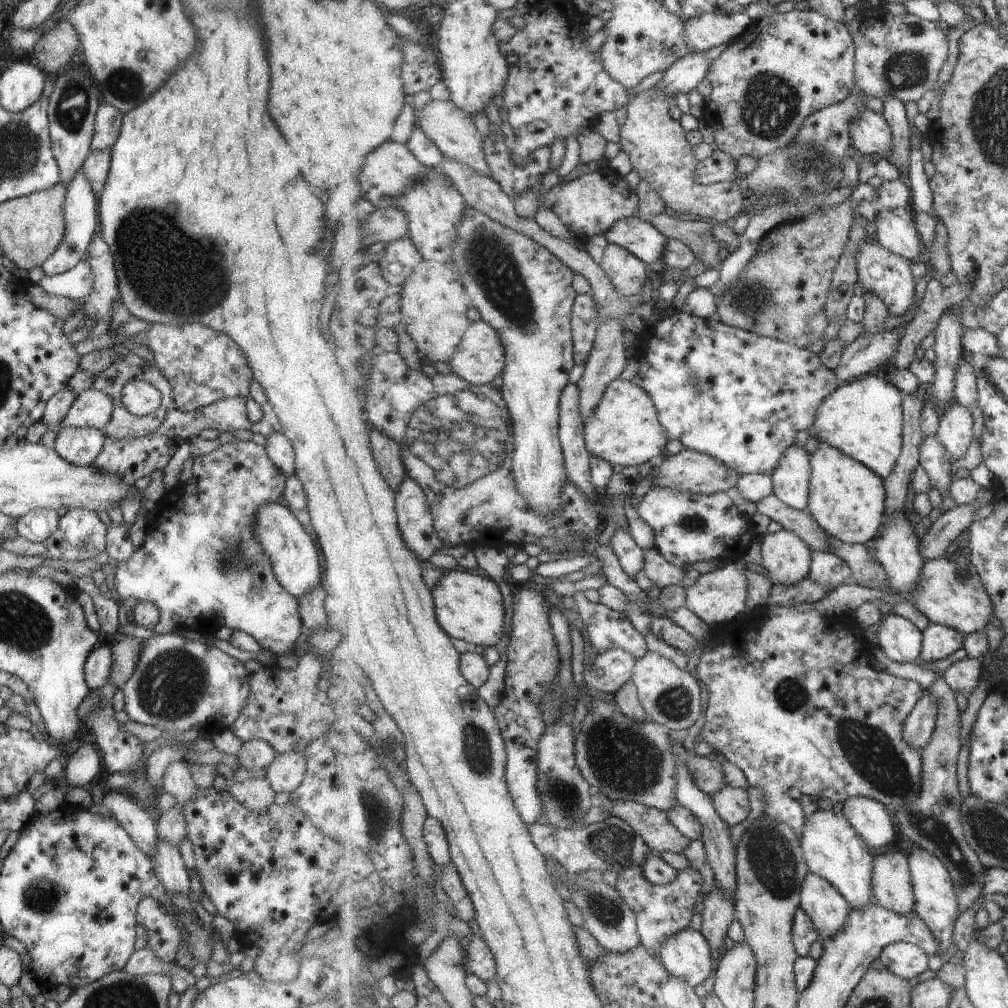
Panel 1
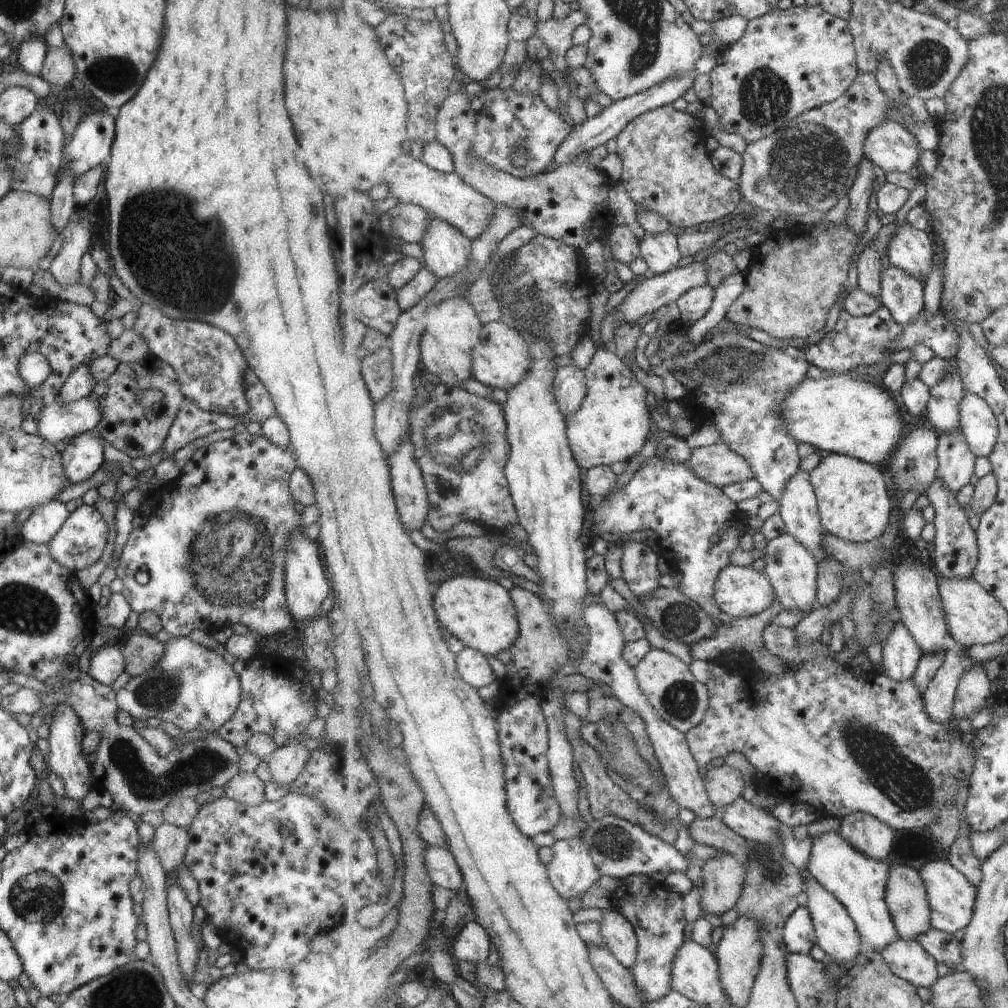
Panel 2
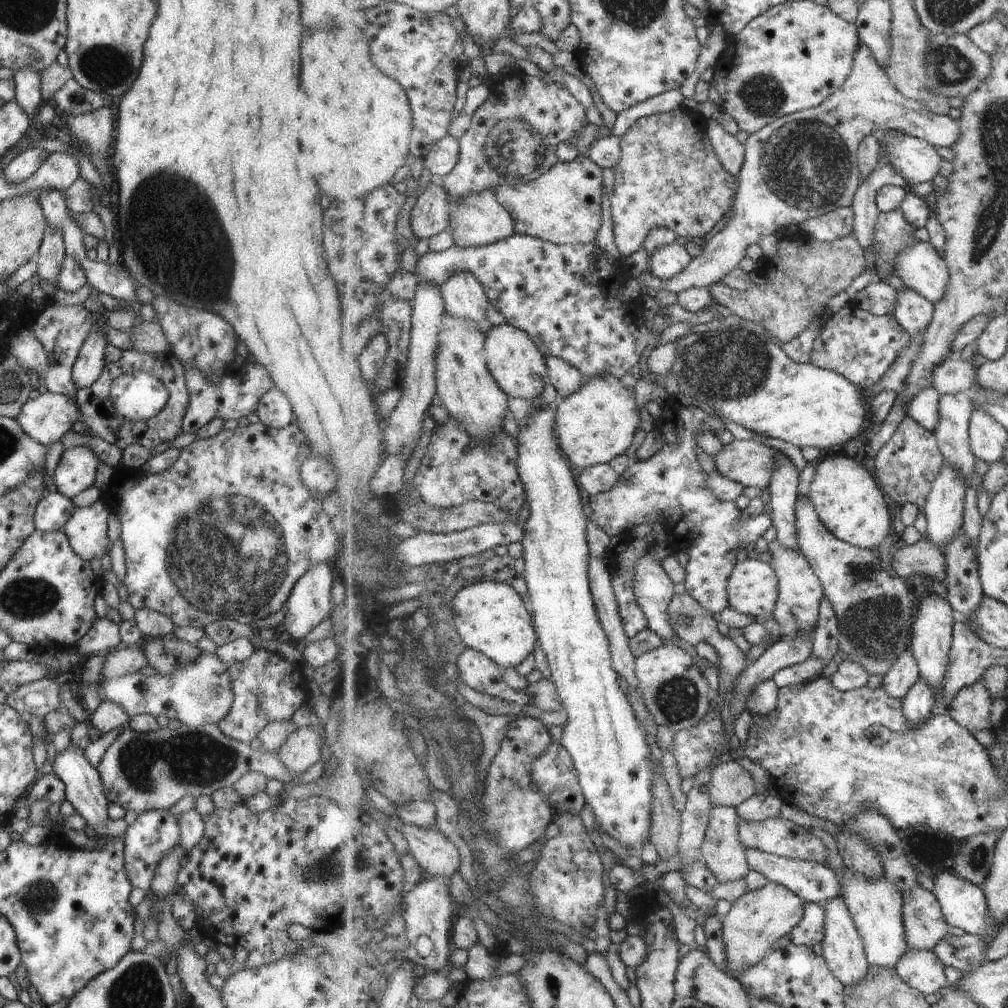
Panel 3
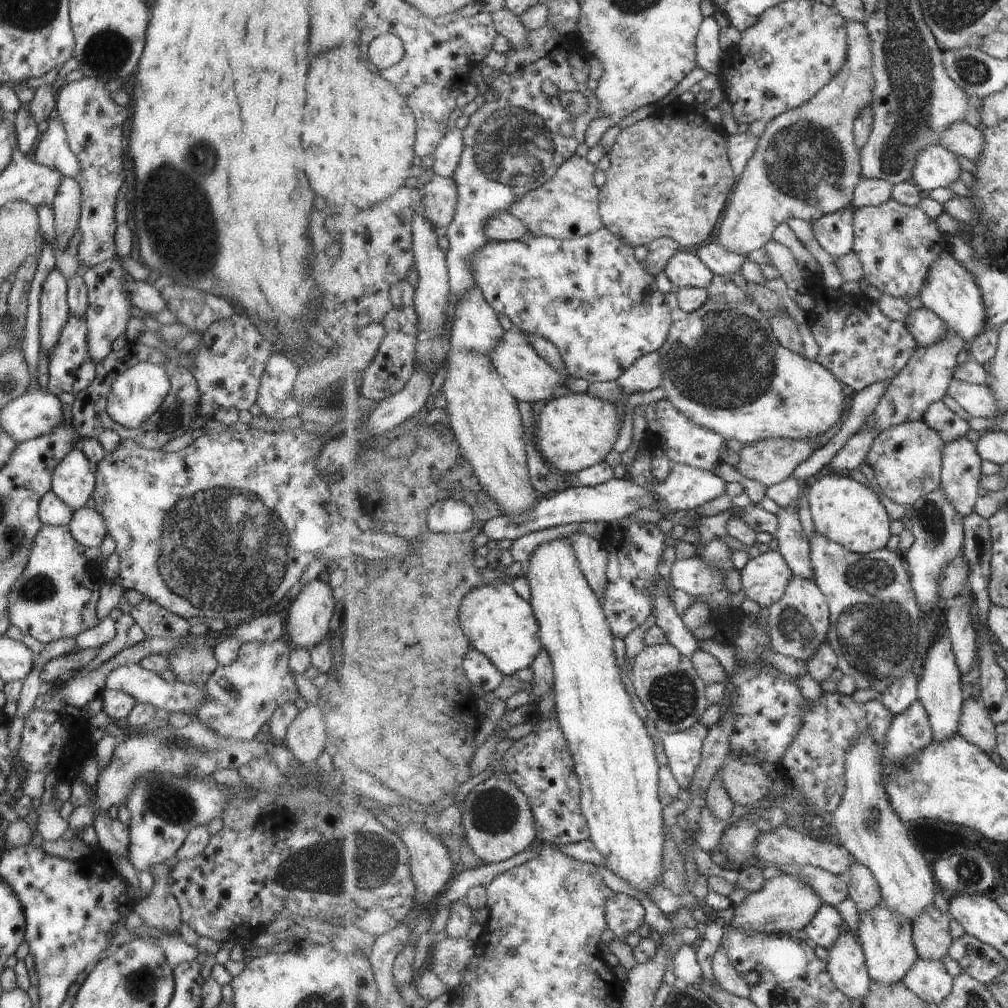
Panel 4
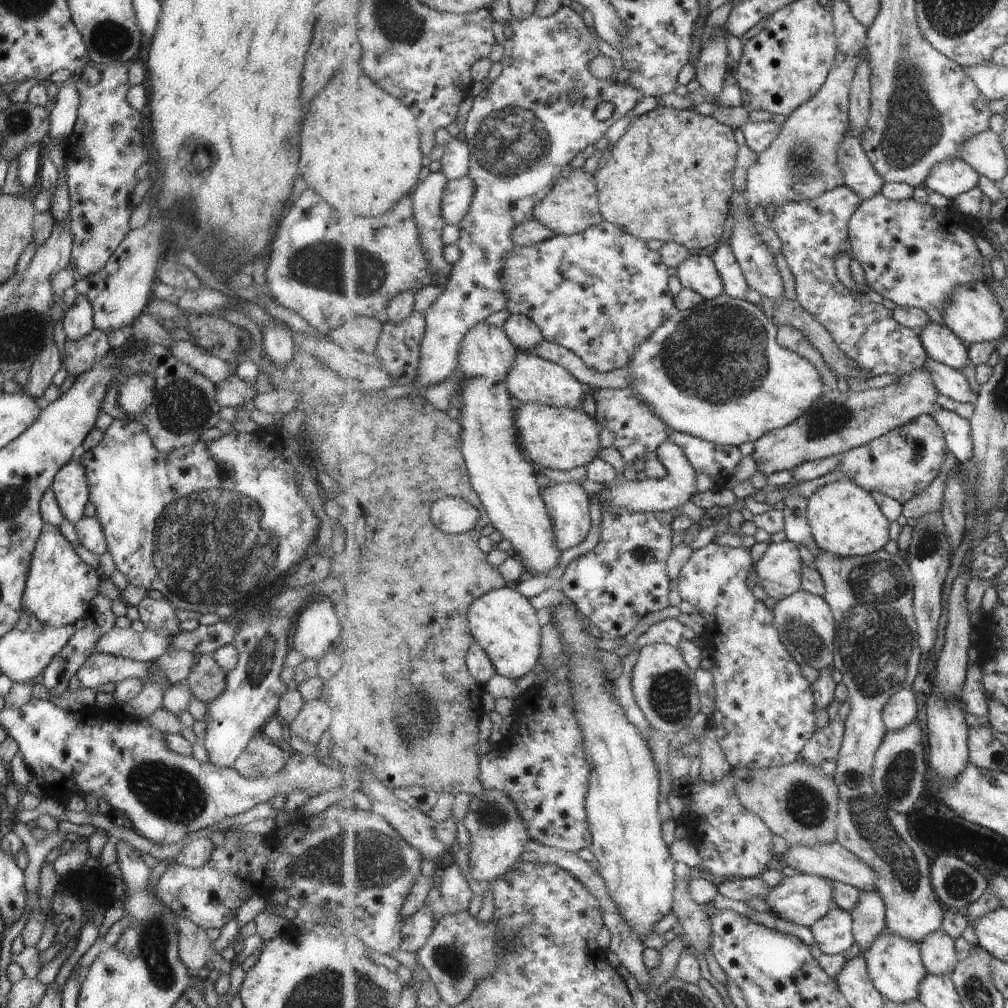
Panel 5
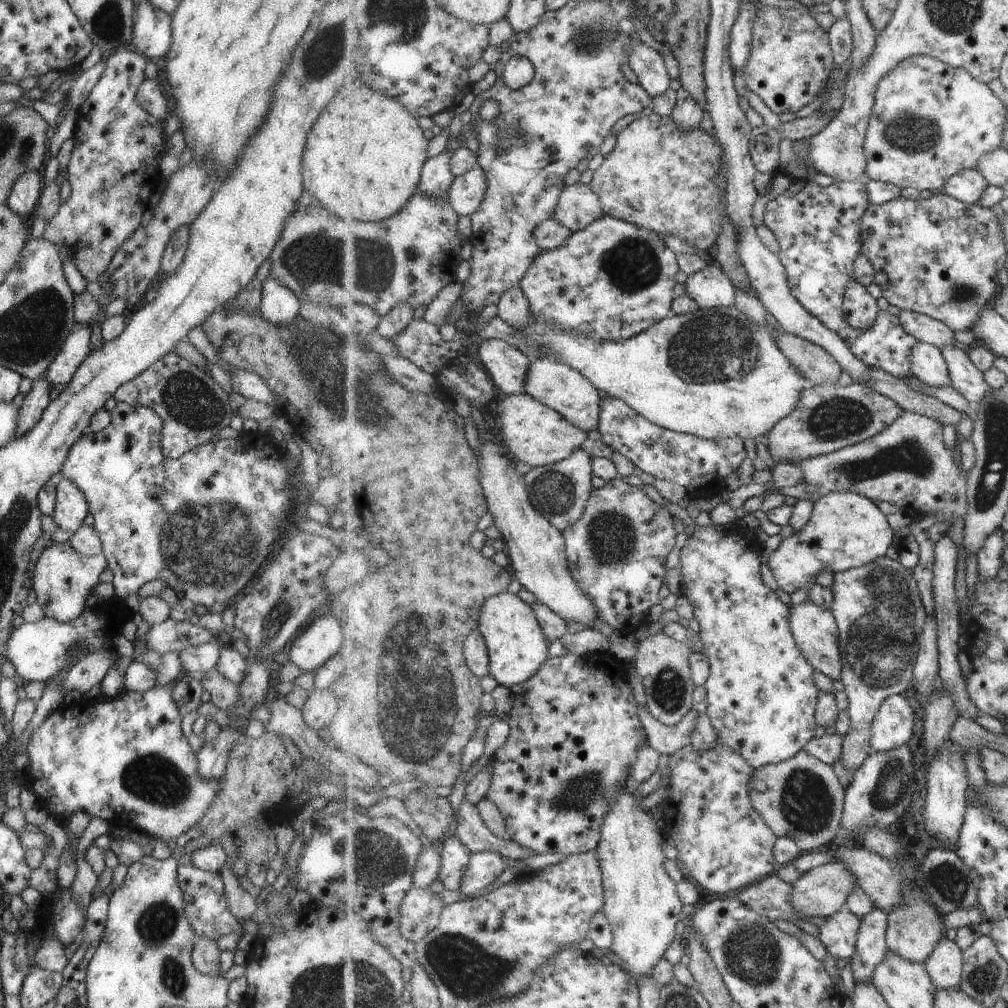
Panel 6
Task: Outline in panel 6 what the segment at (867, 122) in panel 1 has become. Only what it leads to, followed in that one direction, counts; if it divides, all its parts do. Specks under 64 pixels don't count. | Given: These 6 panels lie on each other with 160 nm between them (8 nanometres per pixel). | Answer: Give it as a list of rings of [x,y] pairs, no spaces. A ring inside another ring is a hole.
[[[979,168],[965,169],[948,178],[942,192],[964,203],[977,205],[989,185]]]

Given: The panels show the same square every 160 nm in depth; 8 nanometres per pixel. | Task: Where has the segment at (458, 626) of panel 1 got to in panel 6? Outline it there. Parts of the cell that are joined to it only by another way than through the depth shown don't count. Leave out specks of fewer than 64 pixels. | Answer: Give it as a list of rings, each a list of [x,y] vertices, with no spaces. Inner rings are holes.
[[[511,592],[488,598],[483,603],[478,629],[486,639],[490,654],[491,676],[499,685],[515,687],[527,682],[539,672],[550,657],[550,644],[542,631],[534,608]]]

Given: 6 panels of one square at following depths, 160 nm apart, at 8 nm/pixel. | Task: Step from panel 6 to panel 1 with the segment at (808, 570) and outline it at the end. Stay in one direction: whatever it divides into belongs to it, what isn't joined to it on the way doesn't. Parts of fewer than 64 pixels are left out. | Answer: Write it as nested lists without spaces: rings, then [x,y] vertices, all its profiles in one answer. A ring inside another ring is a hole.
[[[819,442],[818,449],[810,456],[811,475],[808,510],[815,521],[831,537],[845,544],[865,545],[879,533],[886,518],[886,482],[870,467],[847,456],[827,442]],[[743,560],[726,561],[715,571],[701,575],[692,586],[686,589],[685,607],[708,626],[732,624],[741,615],[747,613],[747,578],[745,578]]]

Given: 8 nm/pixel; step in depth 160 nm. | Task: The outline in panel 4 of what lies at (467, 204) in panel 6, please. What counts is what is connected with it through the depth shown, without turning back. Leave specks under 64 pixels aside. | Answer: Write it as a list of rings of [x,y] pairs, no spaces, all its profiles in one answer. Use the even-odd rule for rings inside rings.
[[[433,175],[427,181],[423,192],[423,212],[435,227],[446,229],[453,223],[459,204],[459,190],[455,180]]]

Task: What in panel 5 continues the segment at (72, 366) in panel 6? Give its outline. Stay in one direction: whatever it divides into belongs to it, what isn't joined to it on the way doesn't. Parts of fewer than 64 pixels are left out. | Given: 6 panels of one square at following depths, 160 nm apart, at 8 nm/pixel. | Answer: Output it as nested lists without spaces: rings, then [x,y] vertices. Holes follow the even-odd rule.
[[[77,295],[72,306],[62,316],[58,327],[64,338],[72,341],[85,336],[94,326],[92,323],[92,308],[87,298]]]

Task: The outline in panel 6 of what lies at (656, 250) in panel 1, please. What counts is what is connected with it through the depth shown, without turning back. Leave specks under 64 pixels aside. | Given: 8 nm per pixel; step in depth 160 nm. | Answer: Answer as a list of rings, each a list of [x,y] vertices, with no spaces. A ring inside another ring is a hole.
[[[709,265],[687,277],[686,292],[701,309],[736,306],[736,286],[721,267]]]

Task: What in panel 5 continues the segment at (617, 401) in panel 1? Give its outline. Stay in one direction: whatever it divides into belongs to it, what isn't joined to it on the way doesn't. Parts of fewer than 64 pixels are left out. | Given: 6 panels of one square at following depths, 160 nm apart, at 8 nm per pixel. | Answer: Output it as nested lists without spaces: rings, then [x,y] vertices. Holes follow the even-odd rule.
[[[518,404],[516,426],[523,451],[538,468],[569,472],[579,466],[587,468],[601,450],[601,424],[593,409],[583,407],[559,408],[542,404]]]

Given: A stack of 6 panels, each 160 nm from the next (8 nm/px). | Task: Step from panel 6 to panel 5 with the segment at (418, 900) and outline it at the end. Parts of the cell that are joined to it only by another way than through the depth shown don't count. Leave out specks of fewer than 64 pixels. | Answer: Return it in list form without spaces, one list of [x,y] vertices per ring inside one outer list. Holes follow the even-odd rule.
[[[423,906],[411,918],[404,921],[401,949],[416,956],[419,954],[420,950],[429,942],[436,927],[433,912],[430,906]]]

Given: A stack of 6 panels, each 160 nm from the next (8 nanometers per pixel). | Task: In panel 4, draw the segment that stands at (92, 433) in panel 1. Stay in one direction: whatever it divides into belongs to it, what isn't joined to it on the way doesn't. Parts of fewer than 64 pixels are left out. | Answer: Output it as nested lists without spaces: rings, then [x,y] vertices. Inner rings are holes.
[[[73,448],[55,466],[50,489],[72,511],[84,506],[94,490],[94,472],[81,450]]]

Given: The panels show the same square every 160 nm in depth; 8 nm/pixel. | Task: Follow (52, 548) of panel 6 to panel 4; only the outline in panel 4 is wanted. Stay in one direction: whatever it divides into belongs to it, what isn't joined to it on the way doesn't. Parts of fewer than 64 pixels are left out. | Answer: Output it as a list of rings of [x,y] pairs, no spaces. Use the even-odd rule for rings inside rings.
[[[43,525],[35,534],[31,554],[23,572],[11,584],[7,594],[7,614],[10,626],[15,626],[22,635],[31,636],[37,642],[47,644],[61,638],[74,638],[76,634],[96,626],[100,620],[95,616],[95,606],[99,597],[99,590],[106,584],[101,568],[94,562],[87,560],[83,555],[84,547],[73,540],[66,525]]]

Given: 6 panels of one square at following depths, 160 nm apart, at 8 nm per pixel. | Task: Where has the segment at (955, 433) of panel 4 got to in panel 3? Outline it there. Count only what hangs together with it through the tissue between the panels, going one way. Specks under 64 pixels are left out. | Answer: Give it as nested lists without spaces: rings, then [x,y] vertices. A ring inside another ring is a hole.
[[[935,388],[919,390],[917,396],[911,400],[911,404],[905,408],[906,415],[910,415],[927,430],[935,431],[939,420],[941,420],[940,402],[941,396]]]

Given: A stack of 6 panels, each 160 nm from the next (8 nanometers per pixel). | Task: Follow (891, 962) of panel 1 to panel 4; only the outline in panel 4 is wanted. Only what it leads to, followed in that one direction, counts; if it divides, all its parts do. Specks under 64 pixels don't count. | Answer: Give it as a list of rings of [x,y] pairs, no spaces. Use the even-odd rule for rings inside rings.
[[[920,959],[903,978],[903,984],[927,1003],[939,1006],[954,990],[954,978],[945,970],[944,961]]]

